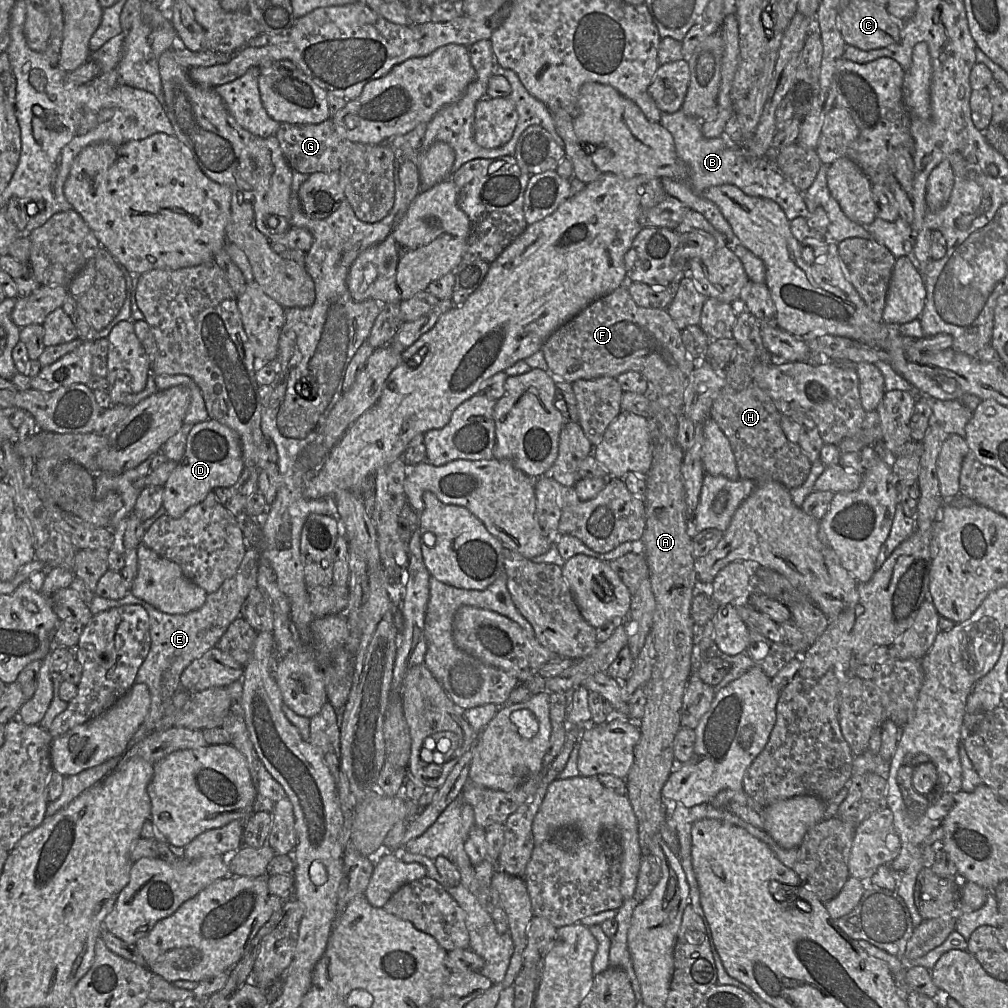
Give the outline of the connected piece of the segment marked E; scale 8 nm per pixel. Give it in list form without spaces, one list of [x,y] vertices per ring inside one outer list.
[[[248,548],[236,573],[224,581],[217,591],[207,594],[201,608],[187,614],[173,615],[161,612],[131,592],[118,600],[94,596],[89,604],[94,616],[103,611],[130,604],[142,606],[149,616],[151,647],[137,672],[135,683],[144,683],[148,686],[151,703],[145,720],[129,741],[127,750],[155,731],[164,713],[165,702],[181,690],[181,673],[192,661],[215,647],[229,625],[241,614],[242,605],[250,590],[257,587],[259,552],[260,550]]]

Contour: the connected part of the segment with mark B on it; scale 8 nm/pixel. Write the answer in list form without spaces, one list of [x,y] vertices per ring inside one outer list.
[[[681,110],[675,113],[662,113],[659,123],[673,136],[676,153],[688,169],[687,181],[661,178],[665,192],[699,212],[725,236],[729,244],[738,243],[730,224],[718,206],[703,196],[703,192],[710,187],[731,184],[748,196],[770,199],[780,206],[789,221],[797,217],[809,217],[810,213],[803,201],[802,192],[777,170],[774,160],[749,156],[744,148],[736,147],[724,136],[711,139],[704,137],[701,130],[703,121],[688,116]]]

